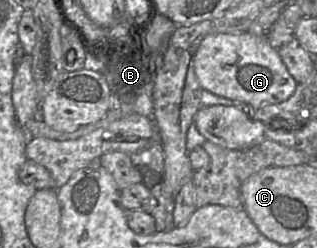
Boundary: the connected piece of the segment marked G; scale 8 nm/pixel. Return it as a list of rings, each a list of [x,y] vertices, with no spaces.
[[[249,31],[207,35],[194,55],[193,64],[203,90],[253,107],[283,102],[297,87],[277,50]]]

